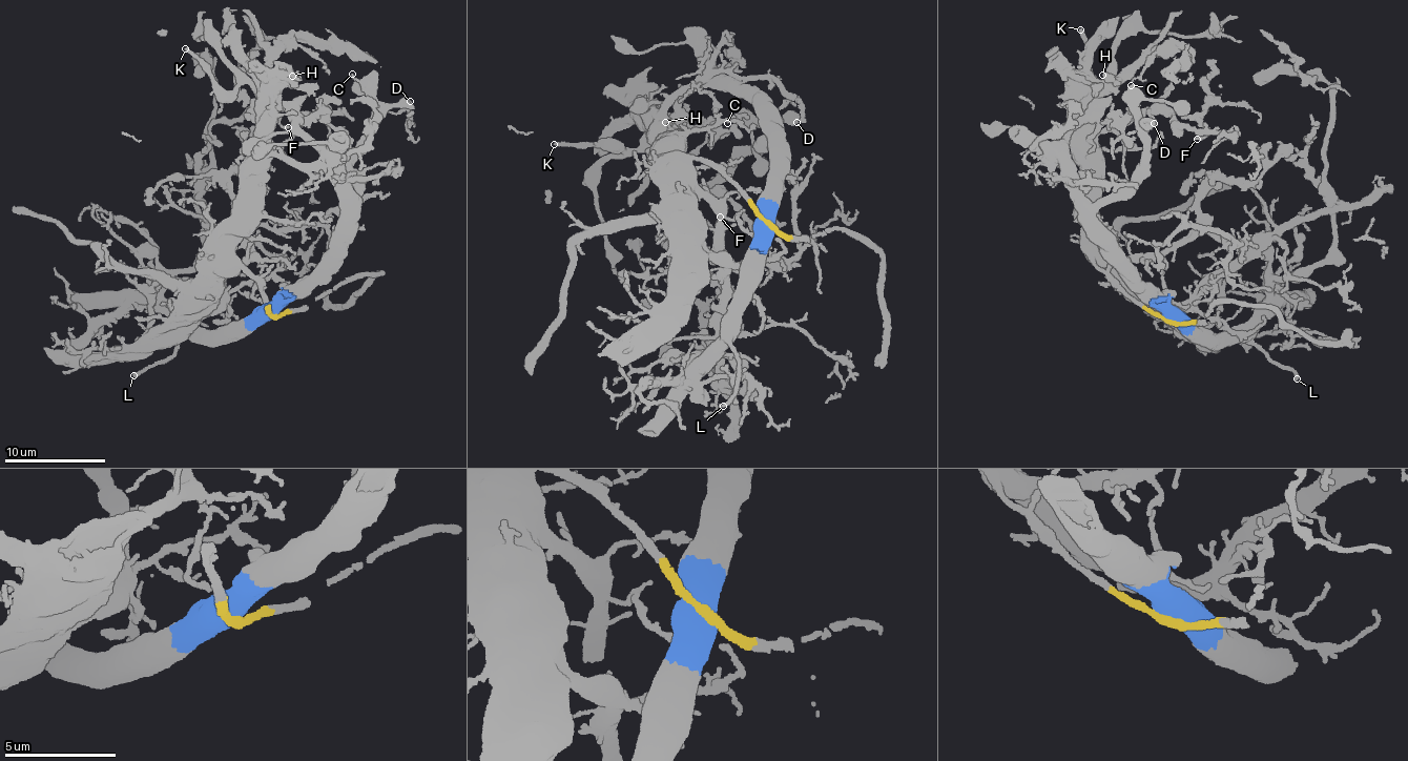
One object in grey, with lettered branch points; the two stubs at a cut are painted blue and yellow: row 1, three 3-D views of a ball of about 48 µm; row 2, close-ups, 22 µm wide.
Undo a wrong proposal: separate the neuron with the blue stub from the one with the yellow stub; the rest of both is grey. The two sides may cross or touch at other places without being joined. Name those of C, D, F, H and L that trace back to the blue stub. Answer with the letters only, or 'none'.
C, D, L

